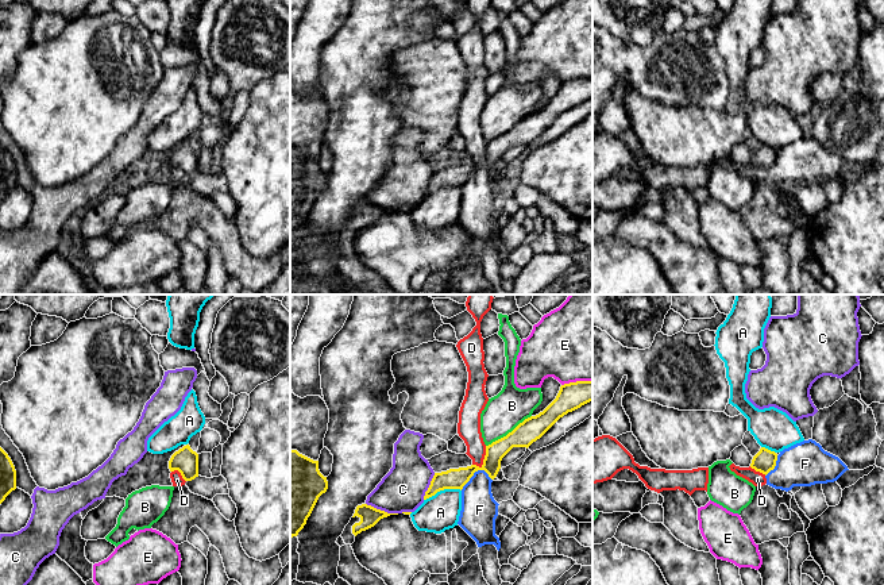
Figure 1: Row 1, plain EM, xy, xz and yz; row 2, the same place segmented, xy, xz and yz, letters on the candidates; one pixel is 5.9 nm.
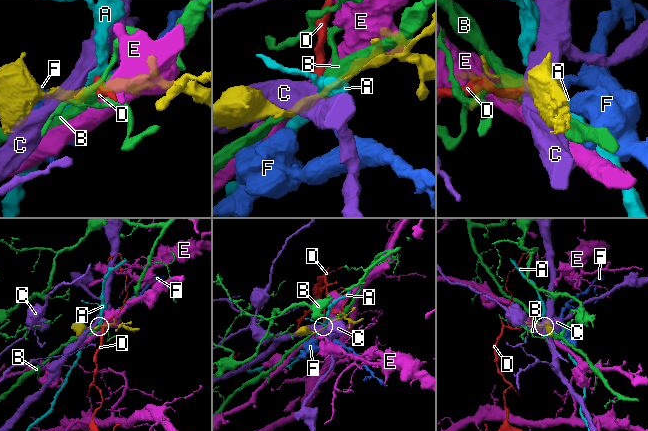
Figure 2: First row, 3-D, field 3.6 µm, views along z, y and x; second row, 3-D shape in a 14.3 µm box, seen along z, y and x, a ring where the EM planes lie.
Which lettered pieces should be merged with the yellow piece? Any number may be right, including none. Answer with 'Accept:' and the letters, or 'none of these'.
Accept: none of these

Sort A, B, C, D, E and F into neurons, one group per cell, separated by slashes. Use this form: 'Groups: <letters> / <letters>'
Groups: A / B / C / D F / E

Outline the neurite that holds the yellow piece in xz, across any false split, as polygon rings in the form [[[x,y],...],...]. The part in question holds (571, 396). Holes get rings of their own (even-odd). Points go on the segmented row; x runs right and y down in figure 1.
[[[576,381],[561,385],[556,399],[543,412],[525,419],[506,436],[486,446],[486,455],[480,467],[471,465],[467,467],[435,473],[431,485],[425,492],[424,500],[444,489],[462,490],[478,470],[485,470],[489,477],[494,480],[501,469],[502,458],[513,447],[528,449],[533,442],[540,439],[560,417],[590,401],[592,401],[592,381]]]

